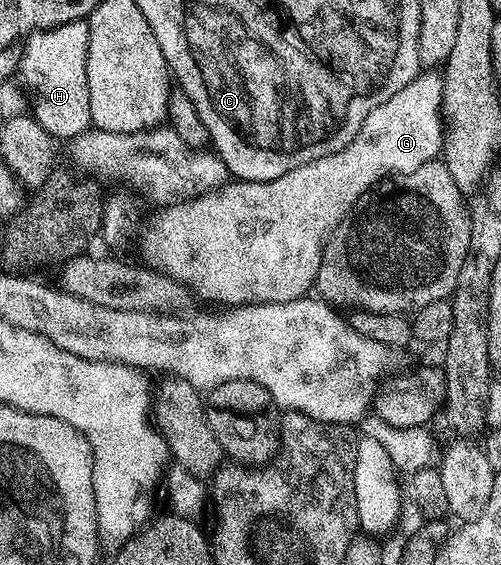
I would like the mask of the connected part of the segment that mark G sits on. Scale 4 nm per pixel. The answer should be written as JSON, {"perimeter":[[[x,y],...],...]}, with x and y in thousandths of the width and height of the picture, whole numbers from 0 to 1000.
{"perimeter":[[[842,124],[834,127],[828,140],[812,145],[812,152],[804,152],[804,159],[796,159],[796,166],[780,166],[780,173],[772,173],[772,181],[764,181],[764,188],[749,188],[749,195],[741,195],[741,202],[733,202],[733,209],[725,209],[725,223],[717,223],[709,244],[701,251],[693,251],[693,258],[685,258],[685,265],[677,265],[669,273],[653,273],[645,280],[629,280],[621,287],[613,287],[605,294],[597,294],[547,319],[535,319],[533,322],[473,319],[471,322],[455,324],[449,333],[413,347],[393,349],[385,356],[365,361],[339,361],[323,366],[315,373],[321,377],[305,389],[305,434],[297,439],[297,453],[309,464],[305,467],[349,499],[361,501],[387,526],[391,526],[389,522],[403,524],[405,529],[427,531],[433,538],[457,538],[455,542],[563,538],[565,535],[581,535],[583,531],[615,526],[621,512],[633,501],[633,480],[641,462],[641,444],[649,439],[649,427],[655,425],[673,395],[717,358],[717,350],[727,340],[745,338],[770,315],[790,315],[820,308],[820,301],[836,301],[836,294],[874,281],[882,274],[890,237],[890,228],[884,225],[886,182],[888,143],[882,129],[872,124]]]}

